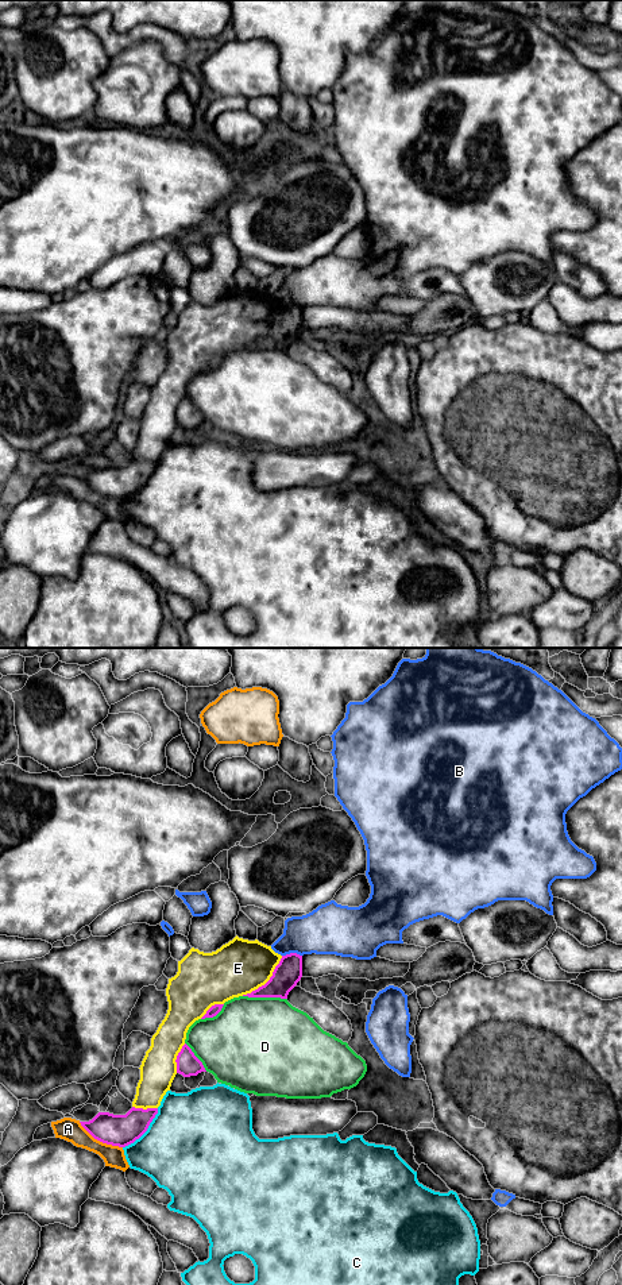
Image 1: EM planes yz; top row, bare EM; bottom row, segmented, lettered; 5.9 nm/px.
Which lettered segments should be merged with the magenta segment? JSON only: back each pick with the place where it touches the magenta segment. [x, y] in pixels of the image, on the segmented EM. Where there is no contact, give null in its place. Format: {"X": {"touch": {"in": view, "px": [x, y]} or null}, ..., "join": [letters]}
{"join": []}

